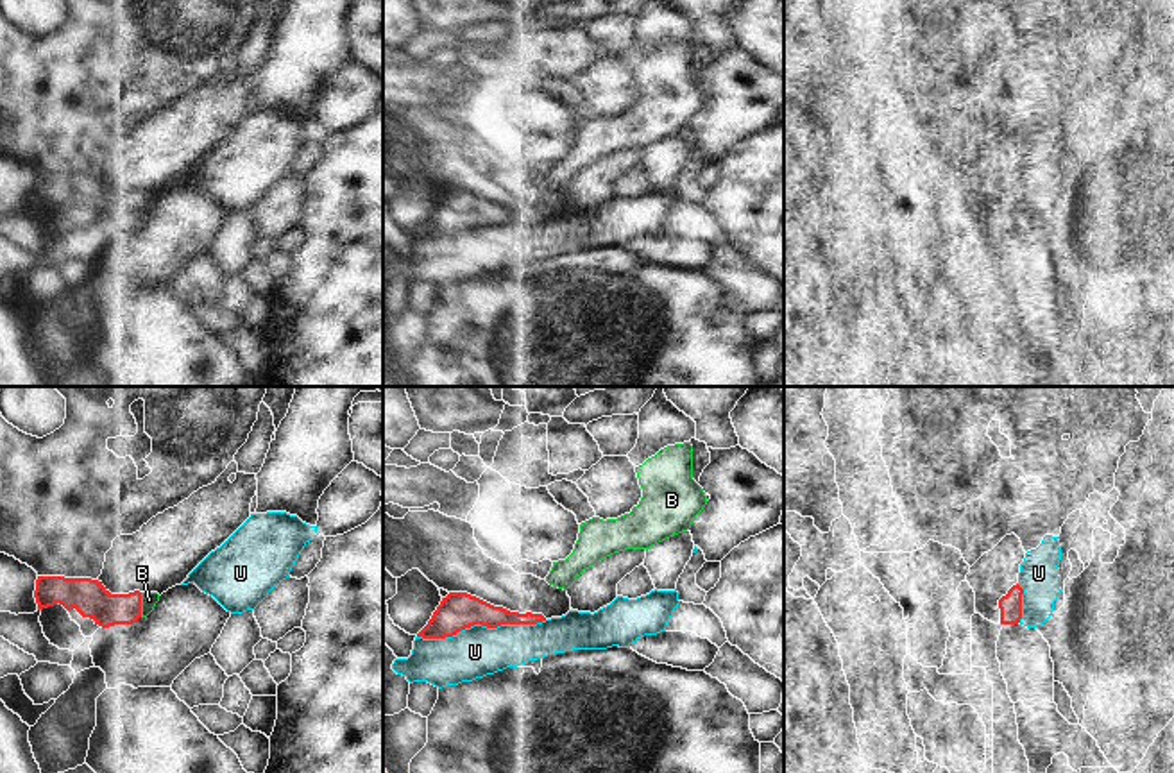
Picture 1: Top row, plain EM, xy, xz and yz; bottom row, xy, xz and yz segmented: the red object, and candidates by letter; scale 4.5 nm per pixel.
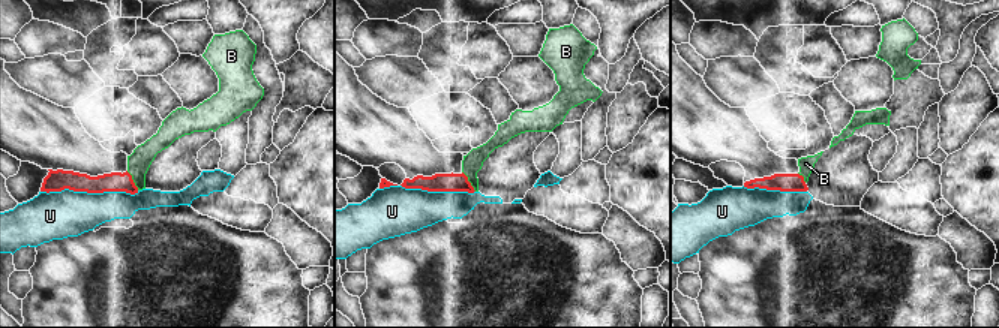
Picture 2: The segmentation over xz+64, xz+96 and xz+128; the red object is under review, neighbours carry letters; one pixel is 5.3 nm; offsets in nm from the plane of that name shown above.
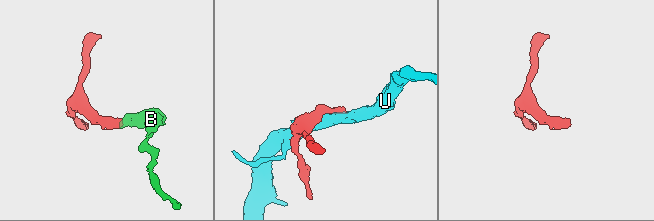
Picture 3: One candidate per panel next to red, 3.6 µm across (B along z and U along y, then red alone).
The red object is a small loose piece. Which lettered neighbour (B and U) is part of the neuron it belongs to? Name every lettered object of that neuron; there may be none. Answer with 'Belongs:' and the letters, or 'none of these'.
Belongs: B

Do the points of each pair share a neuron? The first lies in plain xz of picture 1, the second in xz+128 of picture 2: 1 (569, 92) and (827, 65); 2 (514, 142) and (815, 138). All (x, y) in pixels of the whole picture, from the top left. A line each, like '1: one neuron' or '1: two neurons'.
1: two neurons
2: one neuron

